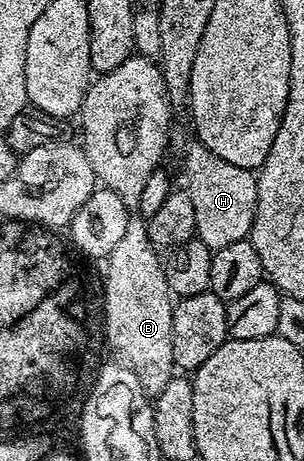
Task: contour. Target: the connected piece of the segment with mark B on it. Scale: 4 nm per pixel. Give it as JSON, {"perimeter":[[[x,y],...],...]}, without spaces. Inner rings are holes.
{"perimeter":[[[129,220],[127,231],[123,231],[115,251],[108,255],[103,288],[103,310],[109,314],[112,344],[129,356],[132,373],[150,395],[163,391],[175,375],[171,355],[171,315],[175,301],[167,287],[162,258],[157,253],[149,241],[146,222]],[[125,301],[133,301],[133,305],[125,305]]]}

